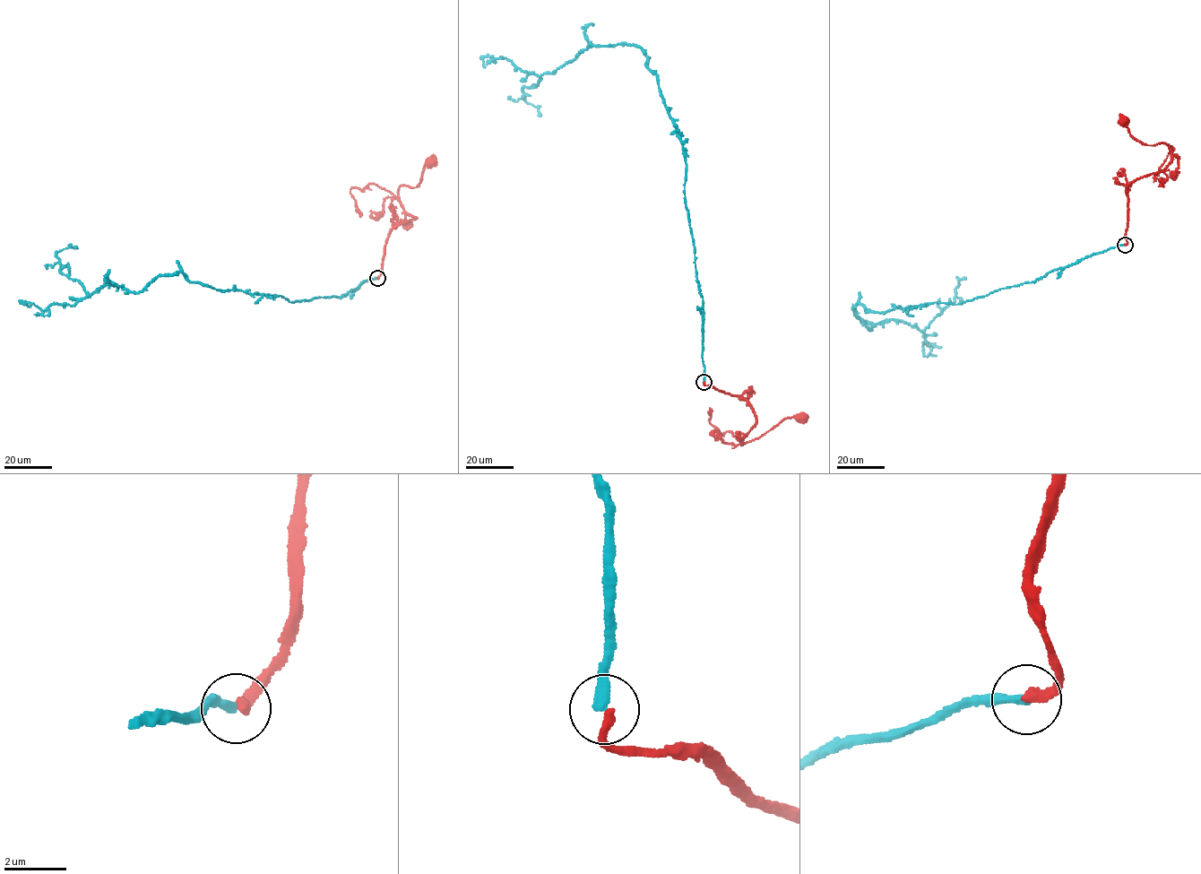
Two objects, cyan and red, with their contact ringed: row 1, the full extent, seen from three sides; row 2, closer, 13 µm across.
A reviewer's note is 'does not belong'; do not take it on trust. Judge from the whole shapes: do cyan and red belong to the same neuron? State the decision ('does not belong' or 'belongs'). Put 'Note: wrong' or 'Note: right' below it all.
does not belong
Note: right

